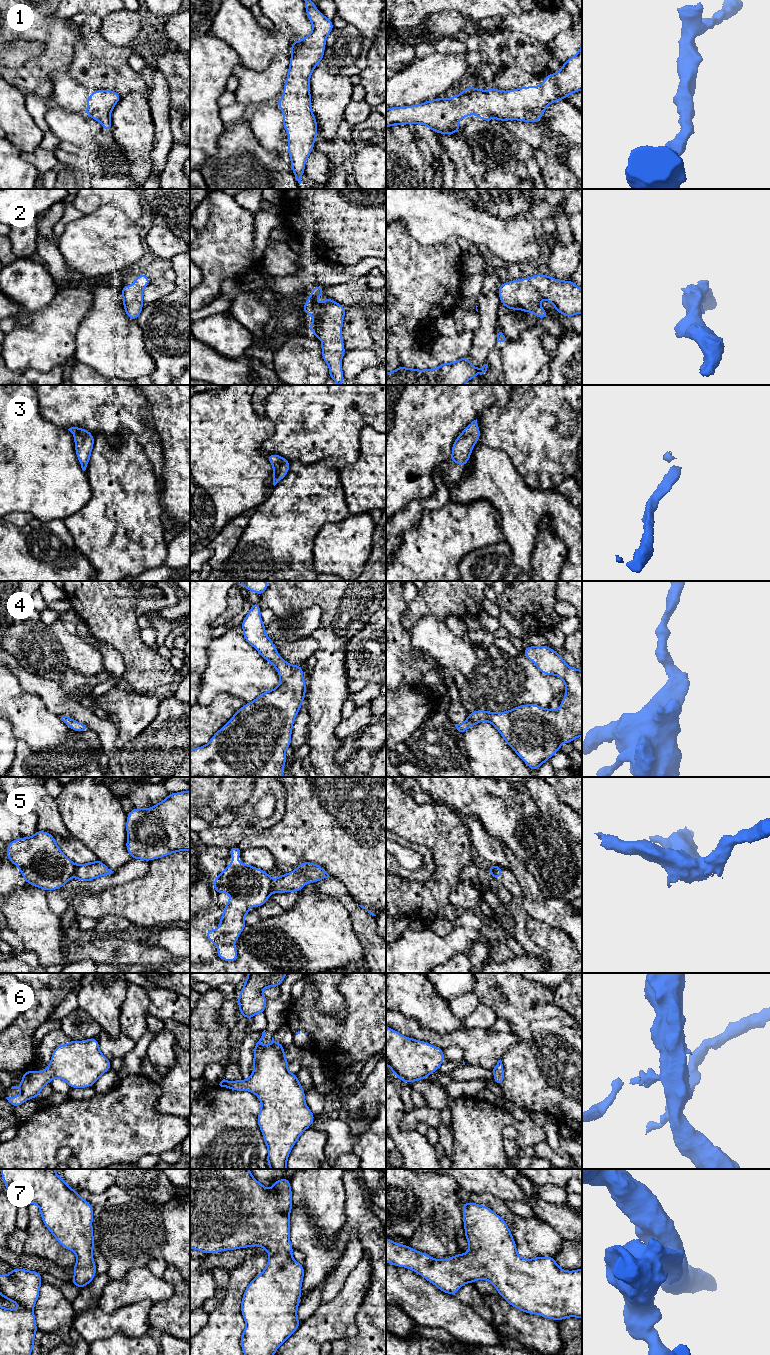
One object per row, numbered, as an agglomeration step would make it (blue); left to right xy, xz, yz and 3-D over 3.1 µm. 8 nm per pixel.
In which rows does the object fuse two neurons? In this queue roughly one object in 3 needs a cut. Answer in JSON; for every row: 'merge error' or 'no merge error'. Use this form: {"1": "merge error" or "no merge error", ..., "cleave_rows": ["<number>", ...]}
{"1": "no merge error", "2": "no merge error", "3": "no merge error", "4": "no merge error", "5": "merge error", "6": "no merge error", "7": "no merge error", "cleave_rows": ["5"]}

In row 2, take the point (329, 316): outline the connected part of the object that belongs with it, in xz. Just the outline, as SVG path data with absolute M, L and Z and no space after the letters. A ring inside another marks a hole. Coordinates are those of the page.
M318 285L311 287L311 289L313 291L309 294L306 305L301 310L309 316L316 317L316 320L307 326L319 340L323 340L321 343L322 359L329 366L329 377L337 385L341 385L345 380L341 364L345 348L343 338L340 335L346 310L343 305L328 297L323 304L318 304L316 299L320 295L325 296L324 289Z

